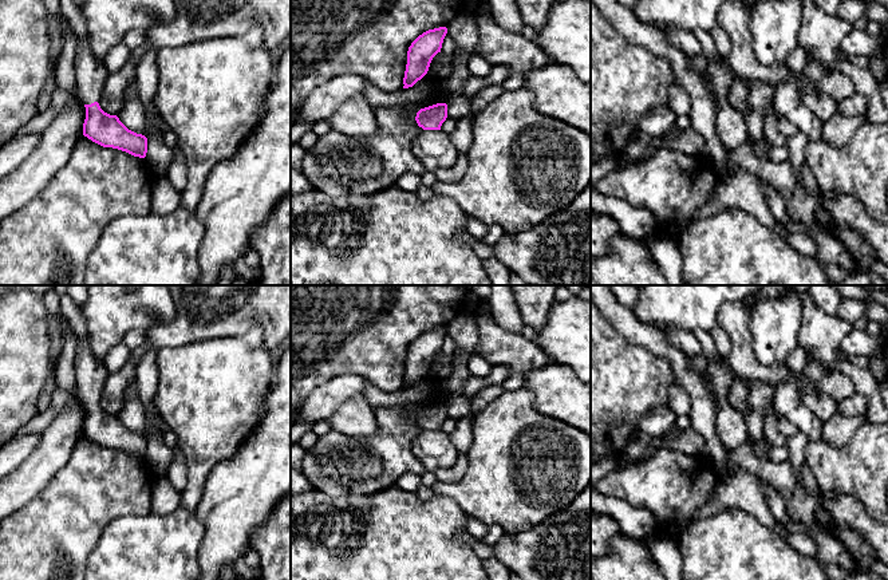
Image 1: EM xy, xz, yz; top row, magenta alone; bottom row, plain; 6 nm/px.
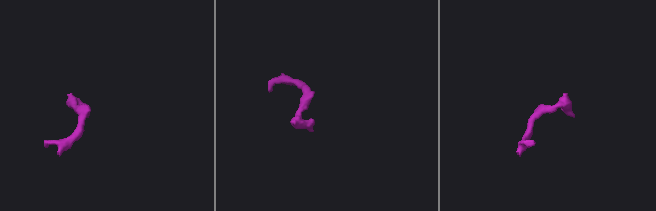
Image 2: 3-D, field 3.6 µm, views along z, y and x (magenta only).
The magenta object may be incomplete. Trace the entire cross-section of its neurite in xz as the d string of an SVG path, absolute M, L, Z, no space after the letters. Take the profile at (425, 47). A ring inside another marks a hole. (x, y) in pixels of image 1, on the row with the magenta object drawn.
M446 27L429 29L419 35L409 47L403 88L413 87L429 71L433 58L441 52Z

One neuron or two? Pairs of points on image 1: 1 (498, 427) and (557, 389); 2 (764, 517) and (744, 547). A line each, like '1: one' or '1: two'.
1: two
2: two

